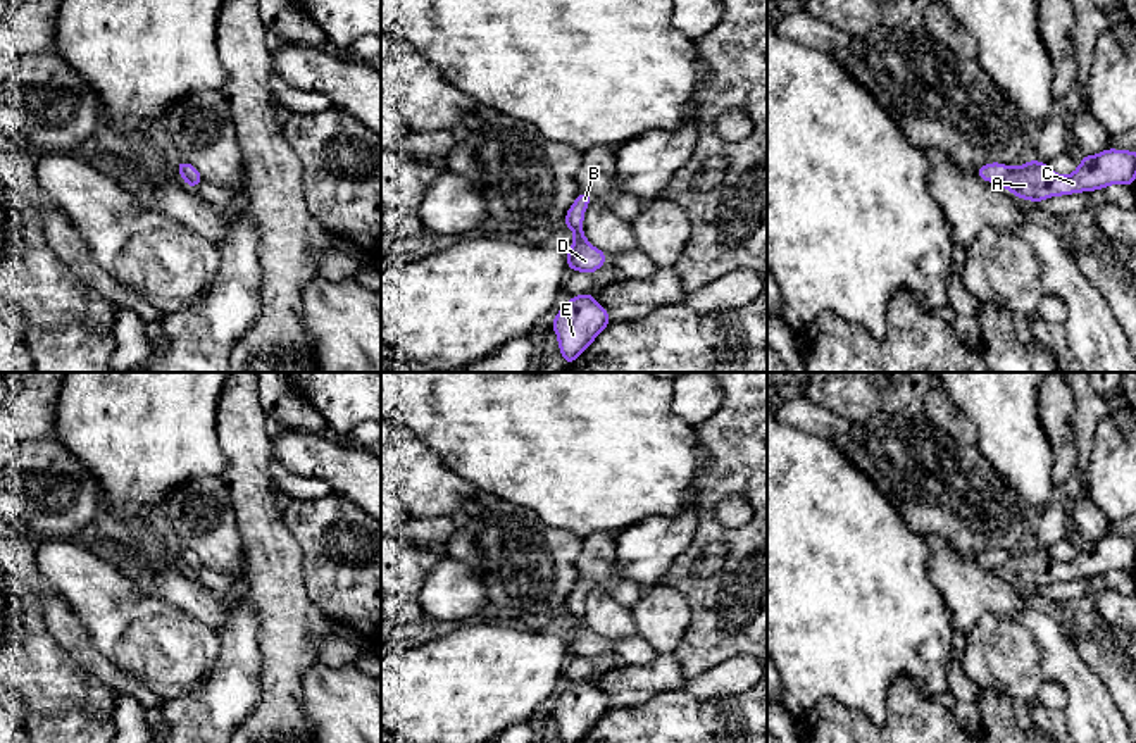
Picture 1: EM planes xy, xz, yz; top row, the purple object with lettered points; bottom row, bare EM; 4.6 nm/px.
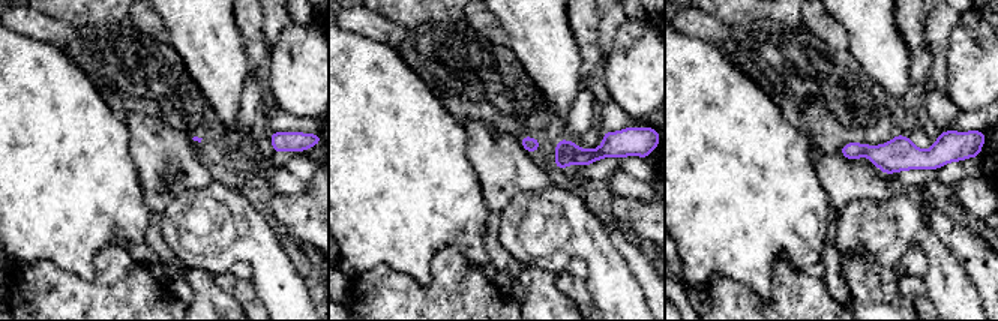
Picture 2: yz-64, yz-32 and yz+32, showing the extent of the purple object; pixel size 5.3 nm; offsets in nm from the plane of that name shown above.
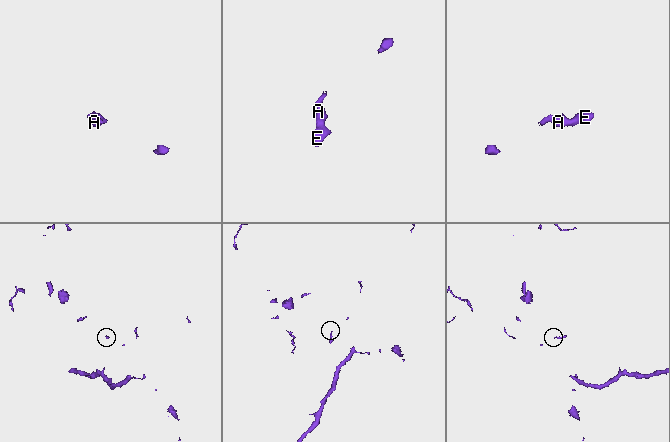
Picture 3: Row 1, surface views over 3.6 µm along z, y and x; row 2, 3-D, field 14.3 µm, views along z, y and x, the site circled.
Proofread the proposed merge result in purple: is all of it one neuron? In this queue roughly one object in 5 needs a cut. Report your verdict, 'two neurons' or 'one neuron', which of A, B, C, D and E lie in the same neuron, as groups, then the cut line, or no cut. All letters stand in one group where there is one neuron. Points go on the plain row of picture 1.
one neuron; A B C D E; no cut

